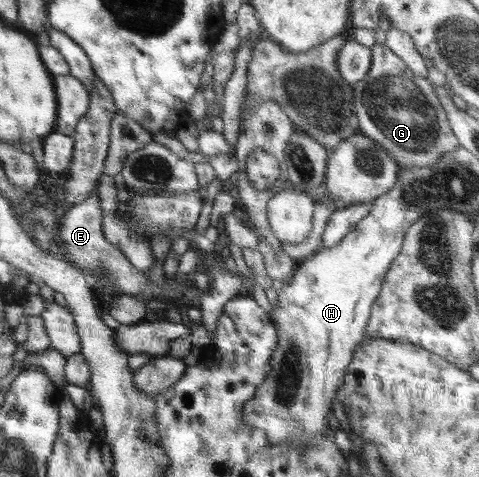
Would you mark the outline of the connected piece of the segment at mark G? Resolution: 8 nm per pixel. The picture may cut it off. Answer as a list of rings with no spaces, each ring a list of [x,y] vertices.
[[[375,44],[371,52],[372,64],[368,74],[352,85],[358,124],[360,124],[359,132],[374,140],[376,144],[380,144],[386,152],[390,152],[390,156],[400,167],[422,169],[436,163],[440,155],[458,149],[458,139],[452,133],[450,123],[446,119],[446,111],[434,91],[434,84],[429,79],[415,75],[408,65],[385,44]]]

